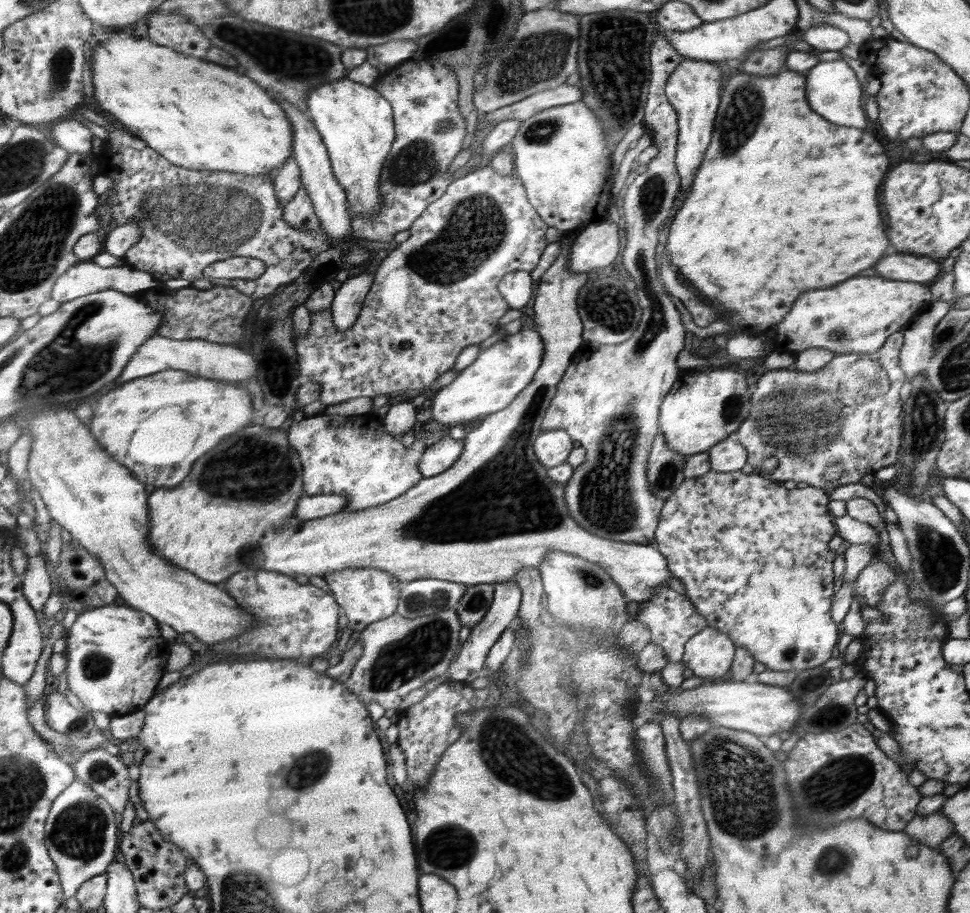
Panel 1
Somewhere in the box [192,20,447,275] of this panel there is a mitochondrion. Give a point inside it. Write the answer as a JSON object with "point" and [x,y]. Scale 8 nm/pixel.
{"point":[263,52]}

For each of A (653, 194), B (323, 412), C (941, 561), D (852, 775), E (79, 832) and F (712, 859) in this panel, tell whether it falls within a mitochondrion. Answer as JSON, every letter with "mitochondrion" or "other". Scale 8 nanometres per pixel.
{"A":"mitochondrion","B":"other","C":"mitochondrion","D":"mitochondrion","E":"mitochondrion","F":"other"}

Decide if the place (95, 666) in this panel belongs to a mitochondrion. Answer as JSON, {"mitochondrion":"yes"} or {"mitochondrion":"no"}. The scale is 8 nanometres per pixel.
{"mitochondrion":"yes"}

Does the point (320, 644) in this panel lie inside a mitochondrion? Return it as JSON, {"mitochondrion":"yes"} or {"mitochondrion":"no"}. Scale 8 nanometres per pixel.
{"mitochondrion":"no"}

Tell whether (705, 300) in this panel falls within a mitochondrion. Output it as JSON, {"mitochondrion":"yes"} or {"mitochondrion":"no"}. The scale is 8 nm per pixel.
{"mitochondrion":"no"}

